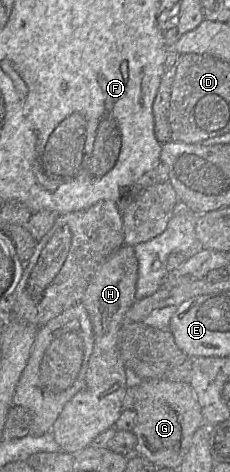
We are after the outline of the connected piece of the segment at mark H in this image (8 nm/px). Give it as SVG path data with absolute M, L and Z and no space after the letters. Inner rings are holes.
M124 244L99 266L81 300L92 323L94 347L84 387L66 403L50 431L61 451L77 454L90 446L99 434L115 426L123 411L122 400L127 387L126 368L119 353L119 332L126 312L136 301L137 279L134 247Z

